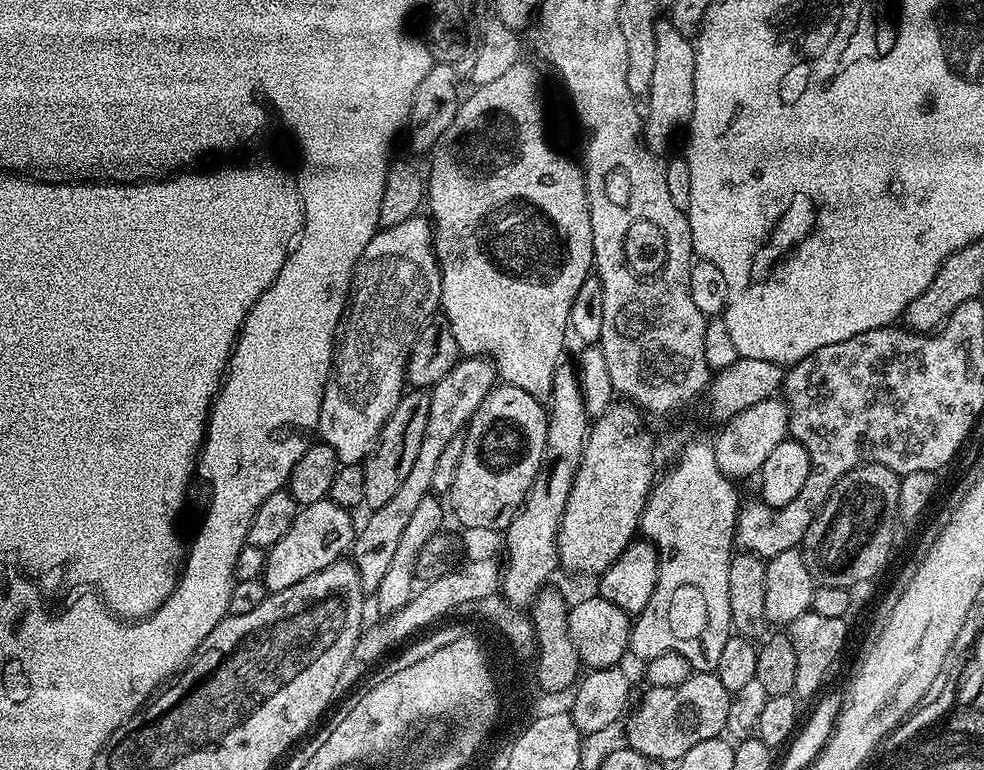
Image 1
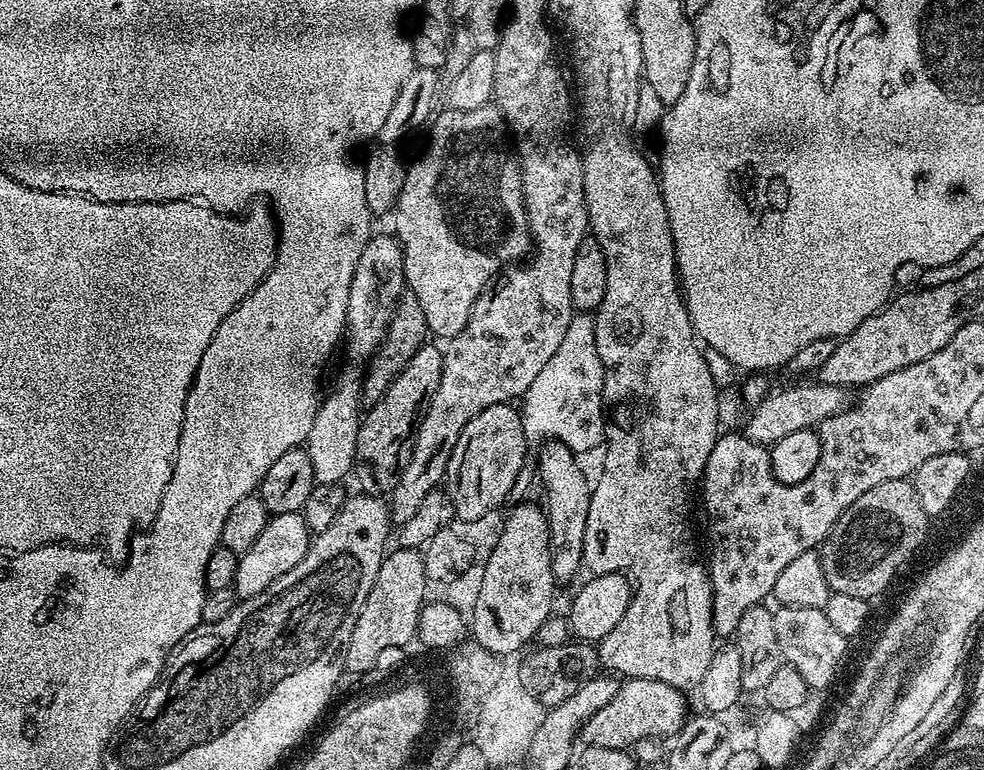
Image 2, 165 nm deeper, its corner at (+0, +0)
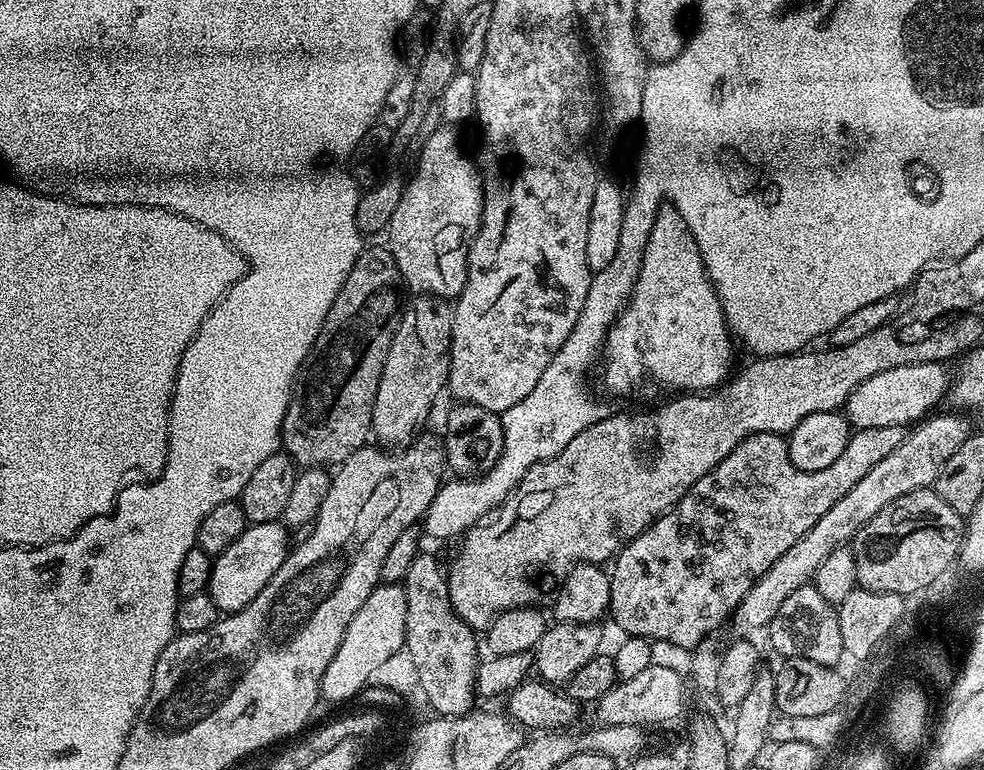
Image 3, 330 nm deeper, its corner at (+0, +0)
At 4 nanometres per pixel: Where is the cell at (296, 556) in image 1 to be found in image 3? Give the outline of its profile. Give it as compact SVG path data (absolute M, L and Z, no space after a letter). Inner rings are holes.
M262 522L261 524L248 524L243 534L222 554L215 556L212 562L210 582L206 589L206 595L216 603L221 613L231 614L240 612L278 574L282 562L287 558L290 551L290 532L283 523Z

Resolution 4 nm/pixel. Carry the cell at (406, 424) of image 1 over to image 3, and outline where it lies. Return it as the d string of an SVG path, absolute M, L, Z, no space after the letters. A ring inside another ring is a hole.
M416 294L411 297L413 300L407 301L406 307L403 309L402 315L399 317L398 323L390 337L390 343L388 346L388 353L384 359L384 365L382 366L382 378L378 382L378 394L376 395L376 401L374 402L374 410L372 411L372 431L371 435L376 436L381 445L388 450L403 450L421 435L425 431L424 423L428 420L428 415L432 412L432 407L436 404L436 399L440 396L440 391L445 391L448 382L448 358L452 355L452 314L453 309L449 307L445 301L435 296L425 296L423 294Z

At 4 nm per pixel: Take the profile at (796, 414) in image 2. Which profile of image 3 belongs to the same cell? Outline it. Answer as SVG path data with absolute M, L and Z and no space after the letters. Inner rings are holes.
M943 363L894 366L866 378L848 396L846 415L853 429L904 428L915 425L933 411L941 399L945 399L950 387L950 375Z

